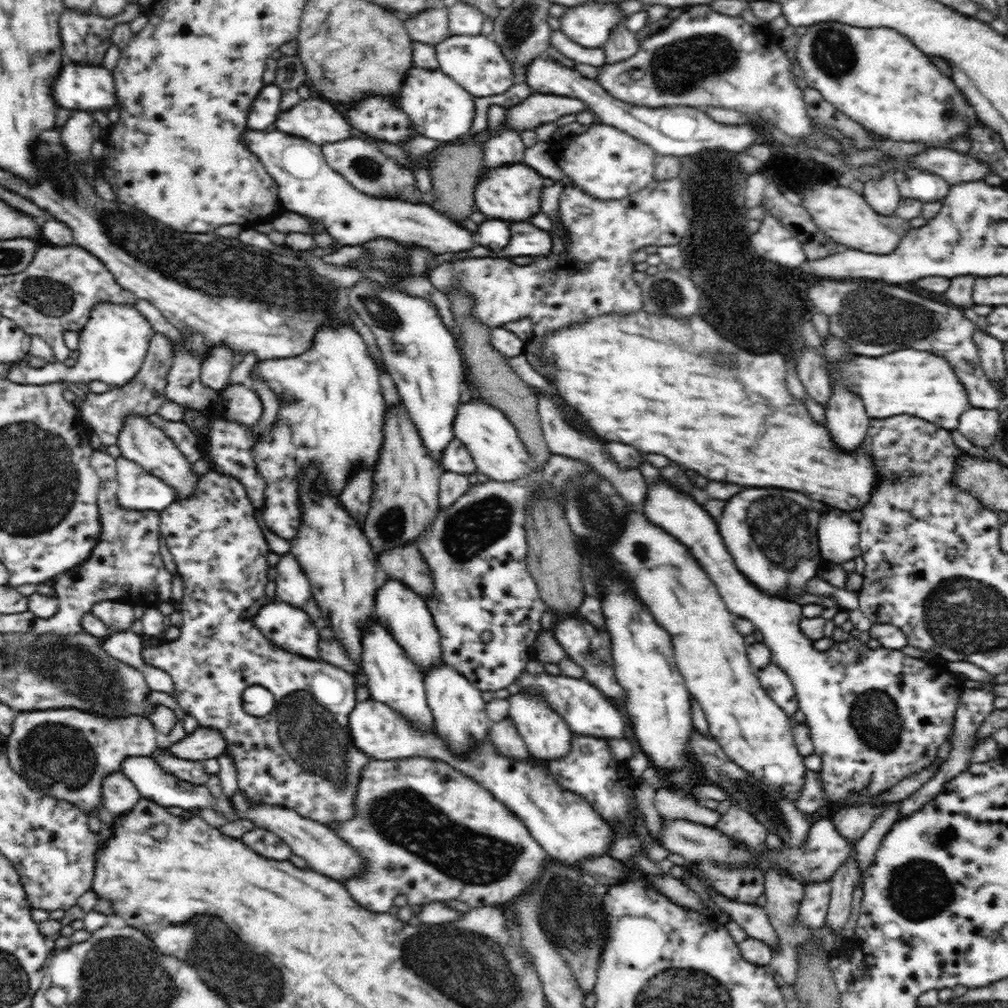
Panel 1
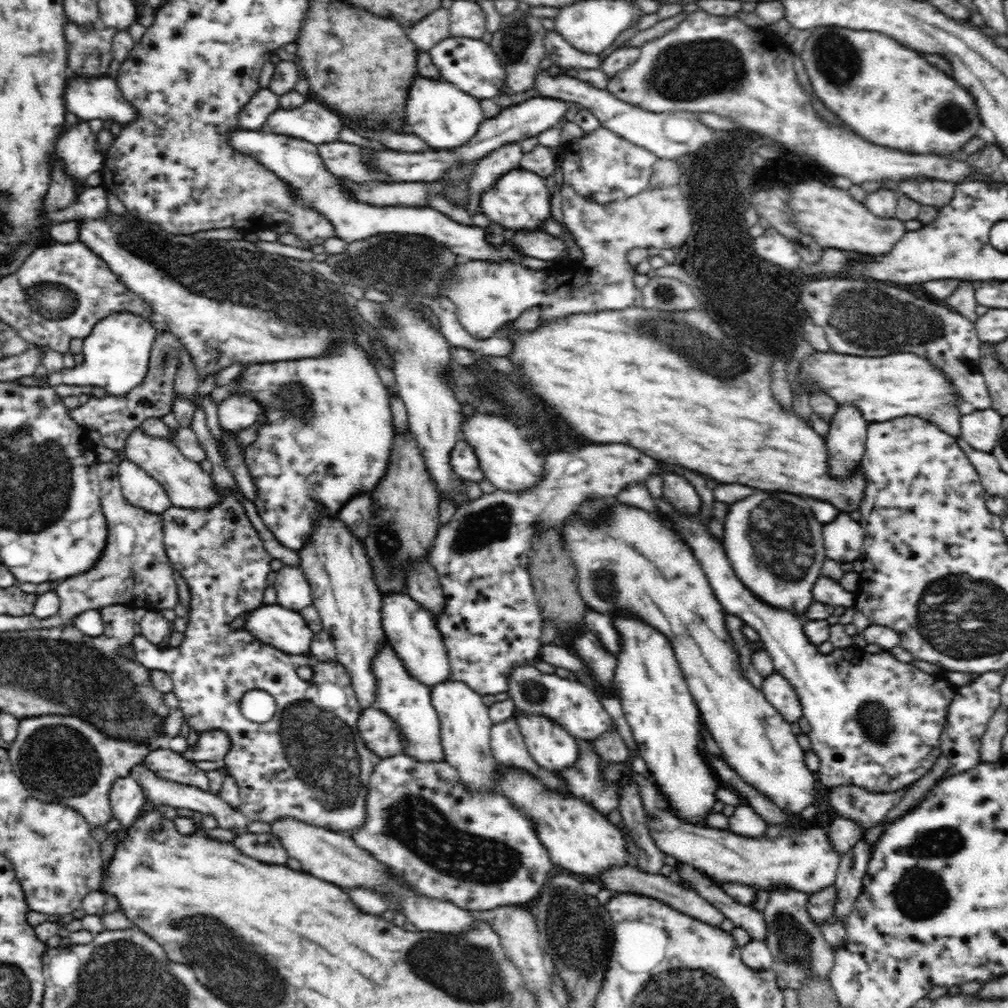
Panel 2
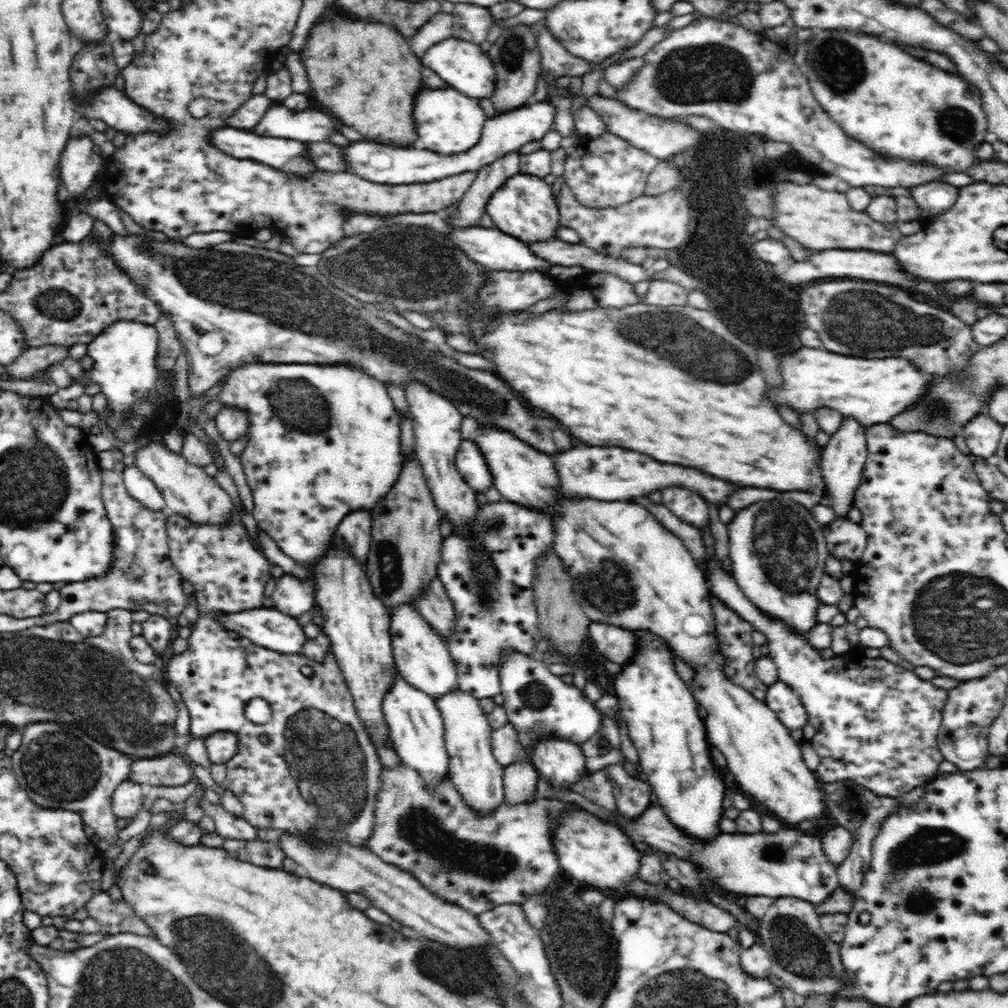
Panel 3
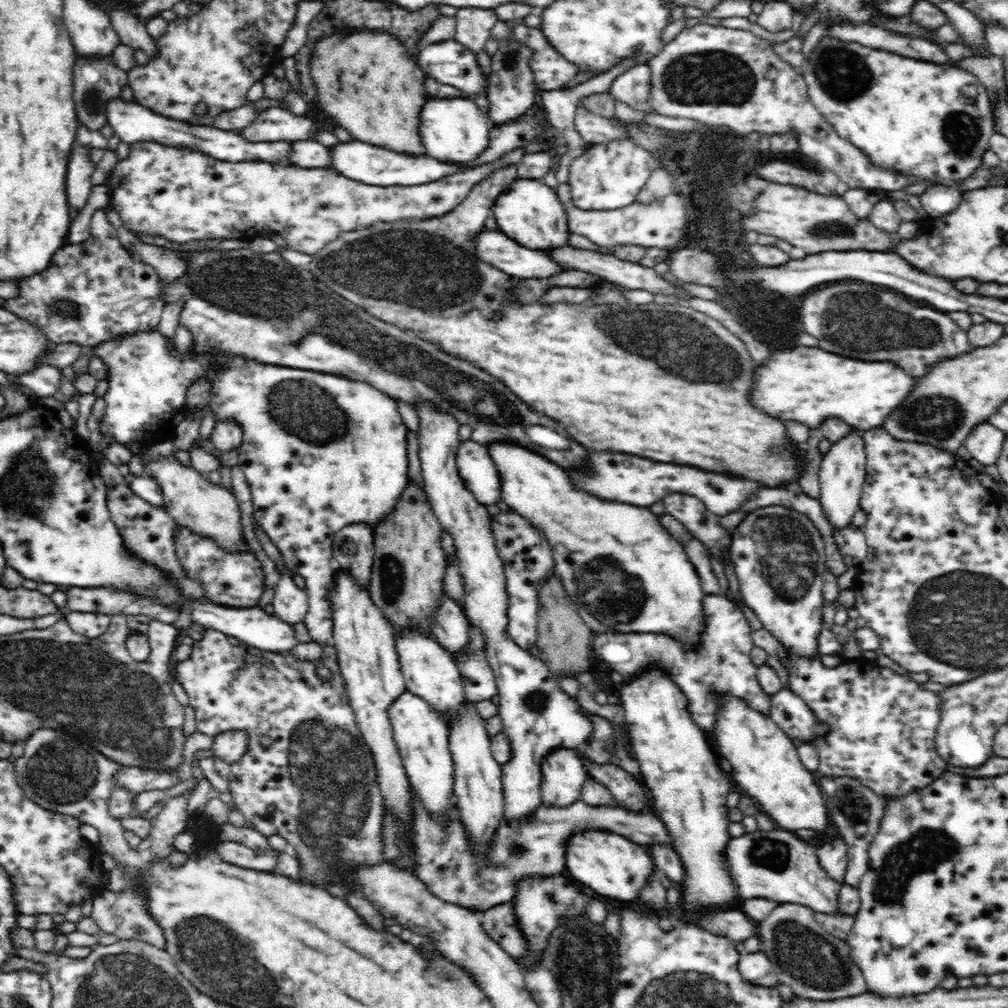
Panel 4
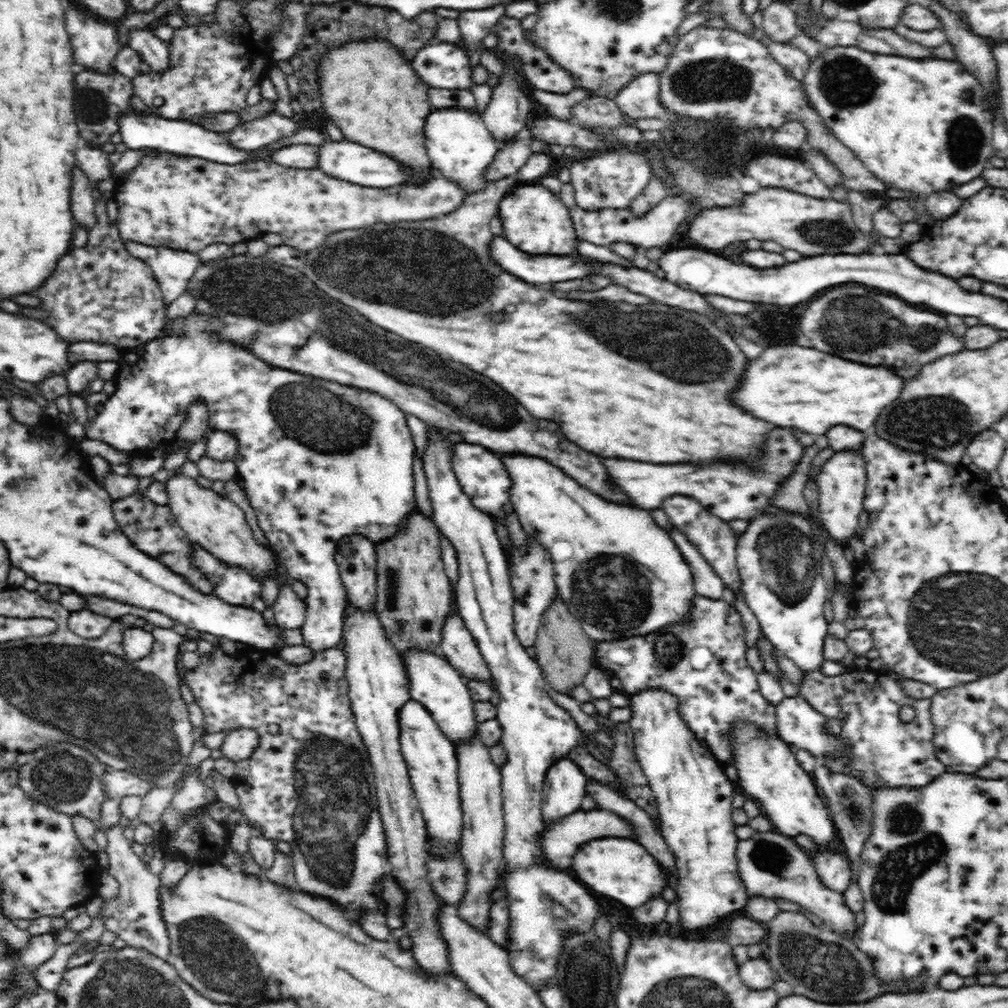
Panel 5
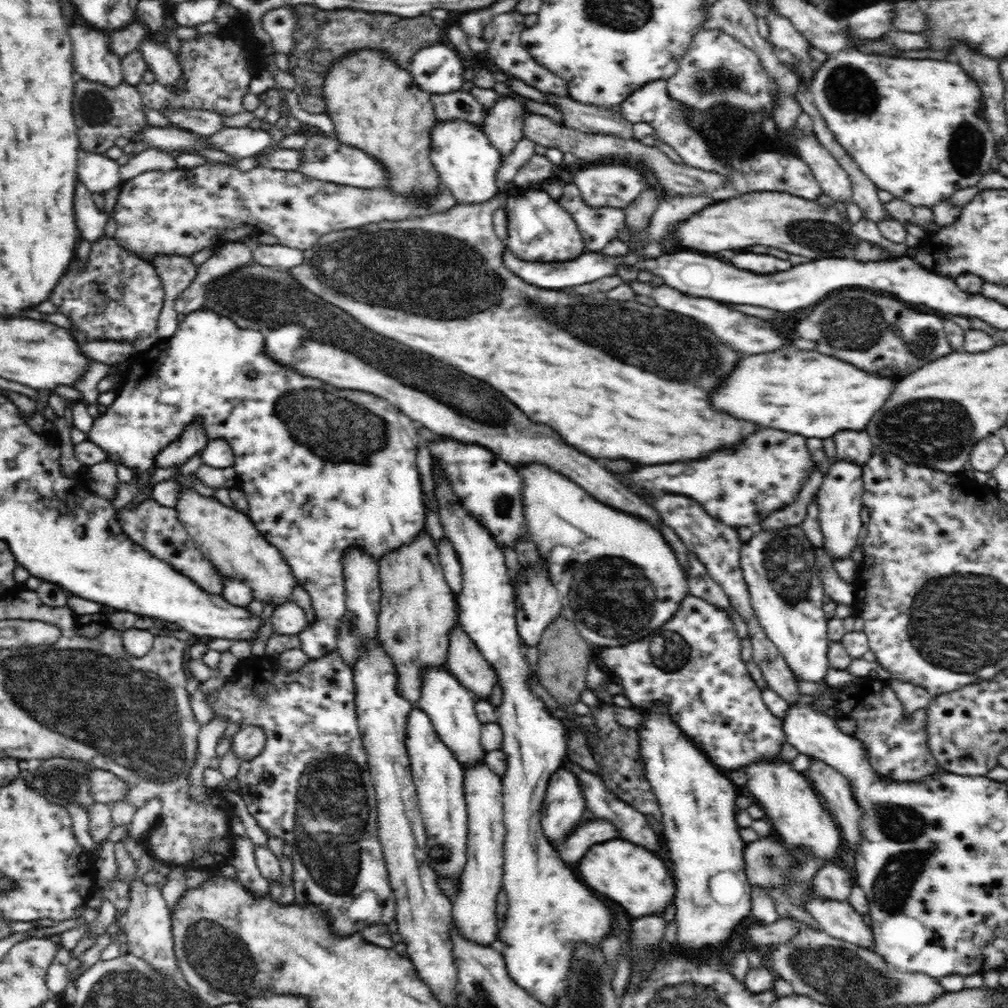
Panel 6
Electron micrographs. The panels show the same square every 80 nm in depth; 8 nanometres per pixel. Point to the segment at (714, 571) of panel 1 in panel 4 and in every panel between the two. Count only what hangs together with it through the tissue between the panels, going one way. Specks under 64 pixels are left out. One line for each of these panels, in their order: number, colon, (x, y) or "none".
2: (875, 722)
3: (877, 723)
4: (883, 725)

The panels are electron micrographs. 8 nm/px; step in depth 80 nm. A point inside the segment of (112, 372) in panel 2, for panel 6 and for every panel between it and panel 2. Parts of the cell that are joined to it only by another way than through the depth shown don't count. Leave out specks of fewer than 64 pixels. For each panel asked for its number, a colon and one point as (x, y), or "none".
3: (124, 356)
4: (319, 451)
5: (320, 461)
6: (318, 480)

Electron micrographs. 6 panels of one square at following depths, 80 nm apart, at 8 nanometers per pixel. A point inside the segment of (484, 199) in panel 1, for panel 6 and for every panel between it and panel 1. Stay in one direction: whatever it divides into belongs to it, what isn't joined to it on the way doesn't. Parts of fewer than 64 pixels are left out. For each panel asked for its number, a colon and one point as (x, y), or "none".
2: (519, 201)
3: (524, 207)
4: (529, 212)
5: (535, 221)
6: (539, 229)

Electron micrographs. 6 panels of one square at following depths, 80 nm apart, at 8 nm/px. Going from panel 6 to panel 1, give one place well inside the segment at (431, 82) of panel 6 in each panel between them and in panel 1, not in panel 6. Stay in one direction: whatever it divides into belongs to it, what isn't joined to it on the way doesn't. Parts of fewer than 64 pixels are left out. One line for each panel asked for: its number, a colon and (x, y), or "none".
1: (476, 63)
2: (471, 65)
3: (462, 65)
4: (449, 62)
5: (440, 65)

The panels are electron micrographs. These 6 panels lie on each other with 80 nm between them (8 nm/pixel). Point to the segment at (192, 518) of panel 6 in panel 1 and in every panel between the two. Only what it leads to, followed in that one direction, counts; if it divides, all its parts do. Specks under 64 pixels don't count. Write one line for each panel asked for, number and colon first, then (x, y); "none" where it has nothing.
1: (141, 441)
2: (188, 486)
3: (188, 491)
4: (209, 510)
5: (215, 523)

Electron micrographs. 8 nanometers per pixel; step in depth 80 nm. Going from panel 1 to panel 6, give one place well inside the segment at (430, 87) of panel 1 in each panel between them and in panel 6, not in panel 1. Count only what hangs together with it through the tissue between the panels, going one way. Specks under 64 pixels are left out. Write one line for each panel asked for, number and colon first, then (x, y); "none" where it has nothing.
2: (441, 114)
3: (448, 122)
4: (454, 130)
5: (459, 144)
6: (466, 162)

